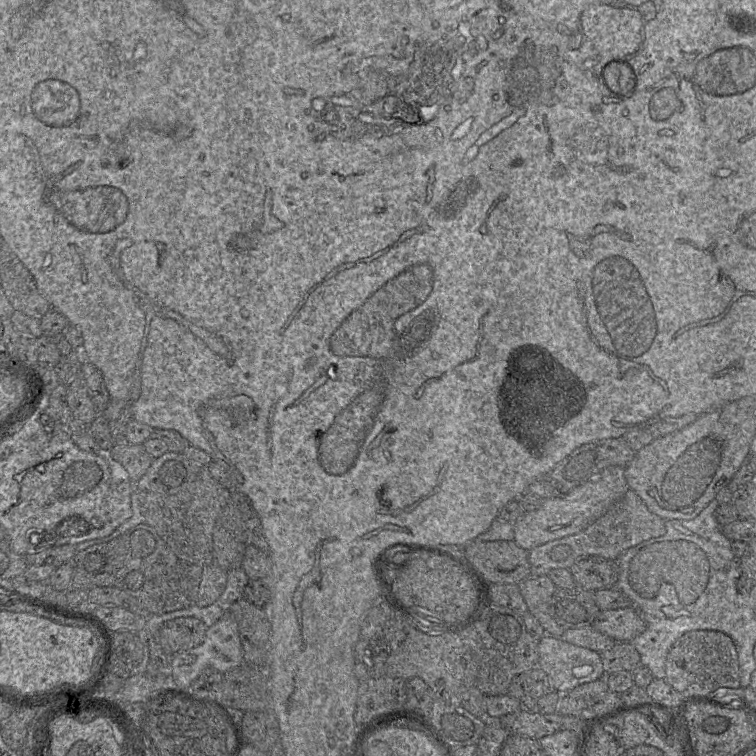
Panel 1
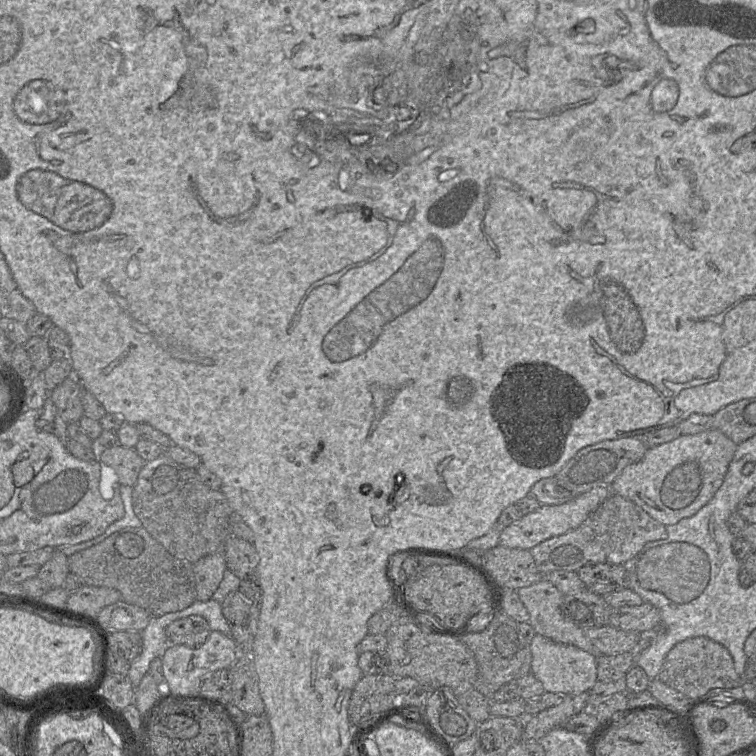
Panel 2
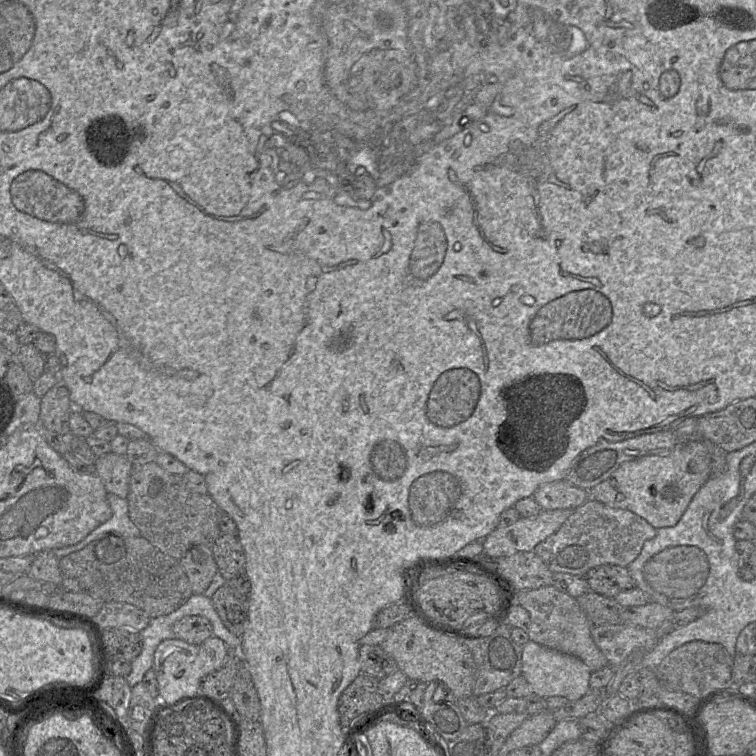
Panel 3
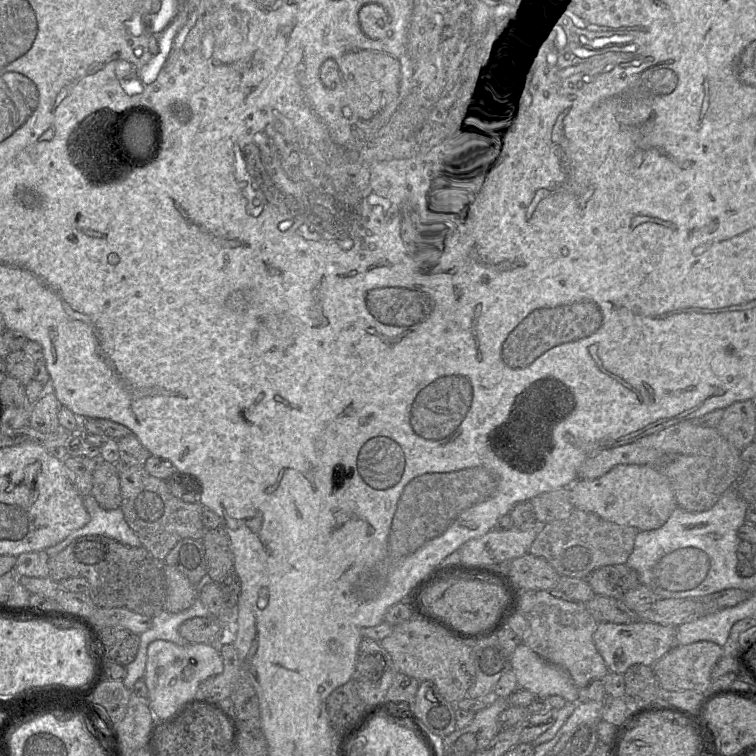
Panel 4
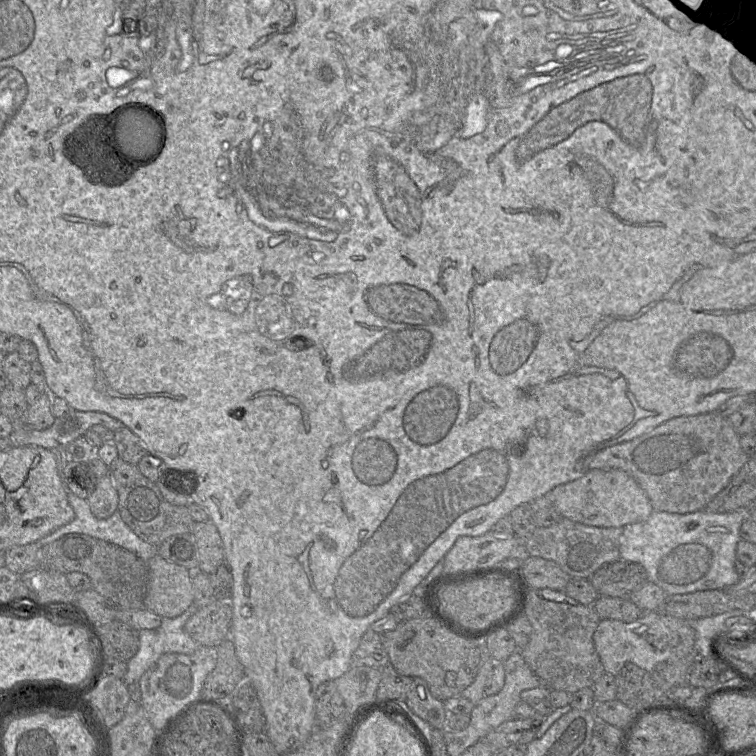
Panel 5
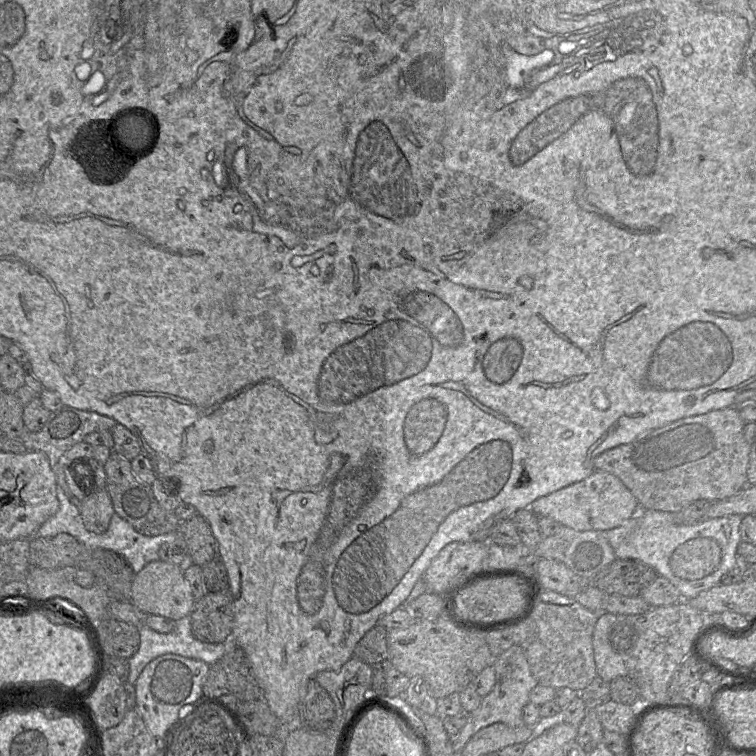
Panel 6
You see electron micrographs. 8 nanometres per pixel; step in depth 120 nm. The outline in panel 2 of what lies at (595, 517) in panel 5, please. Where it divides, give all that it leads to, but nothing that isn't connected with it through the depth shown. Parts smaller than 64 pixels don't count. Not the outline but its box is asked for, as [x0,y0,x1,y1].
[610,430,737,526]

